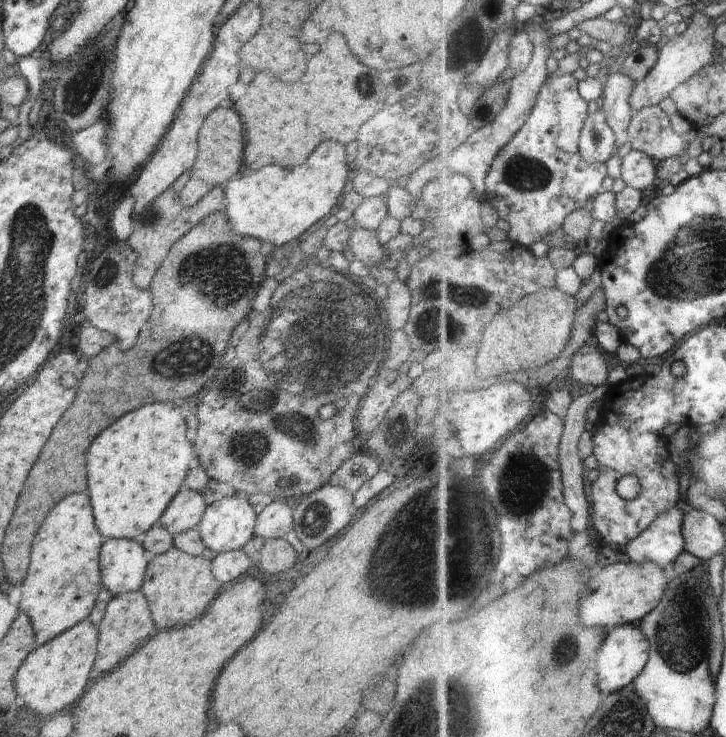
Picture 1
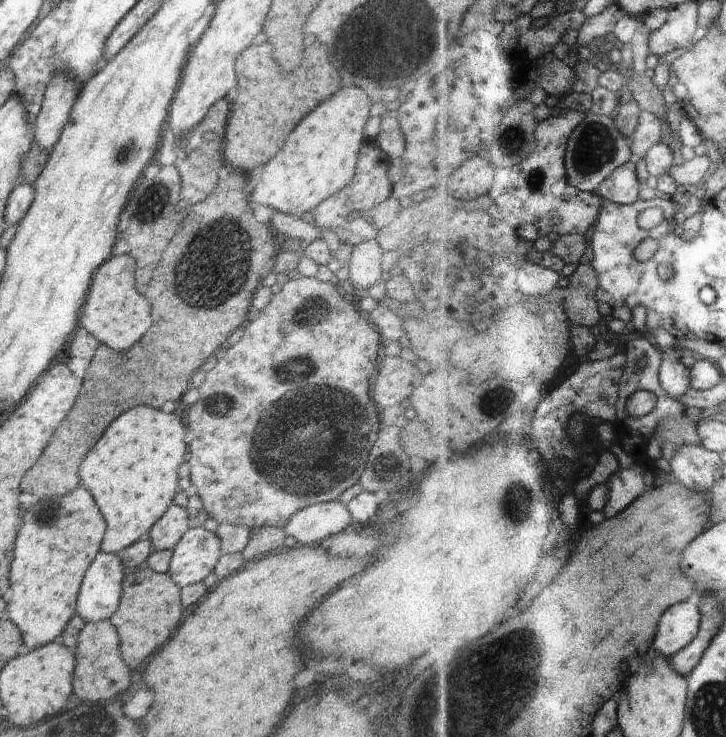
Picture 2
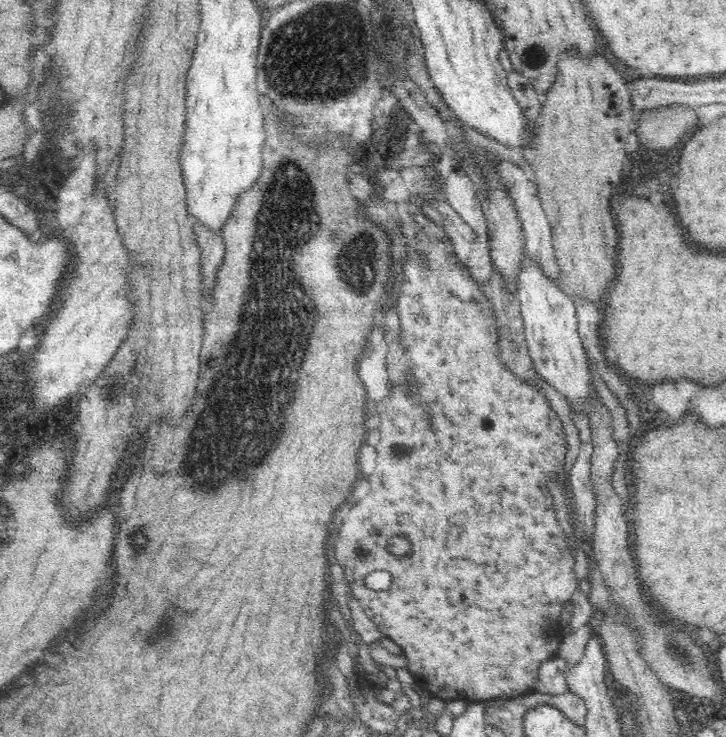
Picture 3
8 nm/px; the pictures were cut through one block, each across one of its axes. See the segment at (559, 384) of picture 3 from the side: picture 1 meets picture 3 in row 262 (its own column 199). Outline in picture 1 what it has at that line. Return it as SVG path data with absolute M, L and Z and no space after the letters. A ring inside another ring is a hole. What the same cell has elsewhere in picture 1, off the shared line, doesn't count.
M241 494L209 504L197 524L207 554L237 551L254 537L257 514Z

